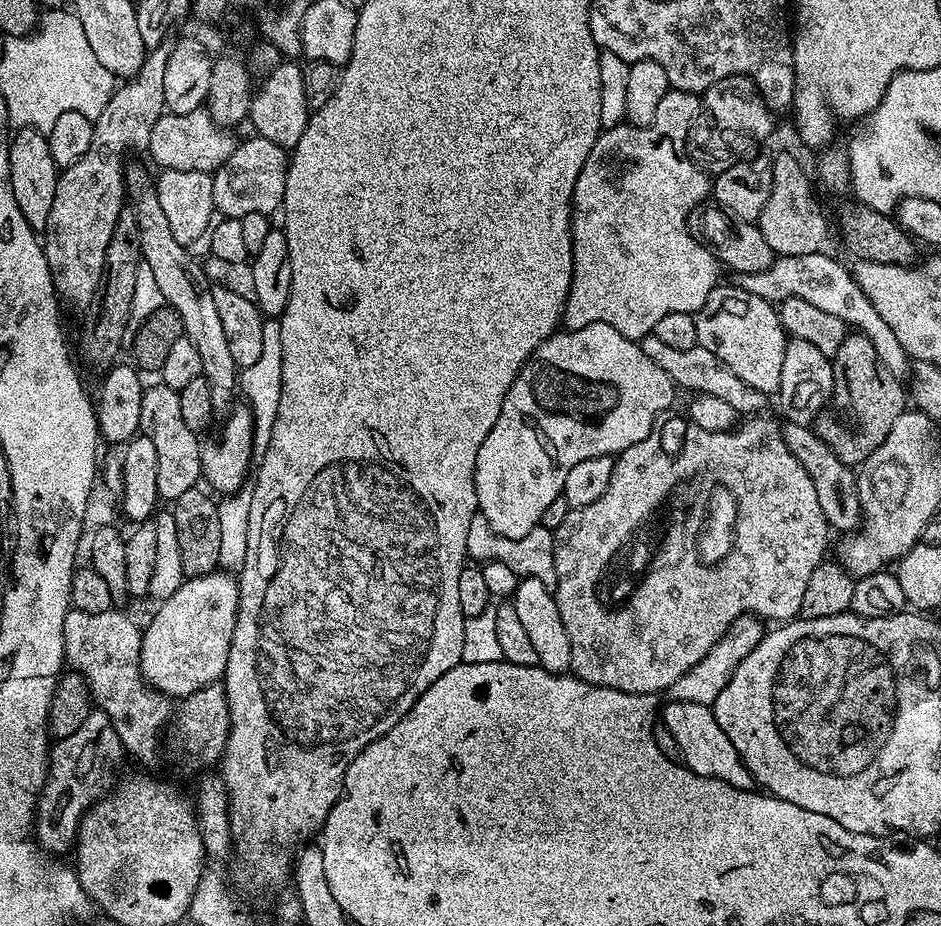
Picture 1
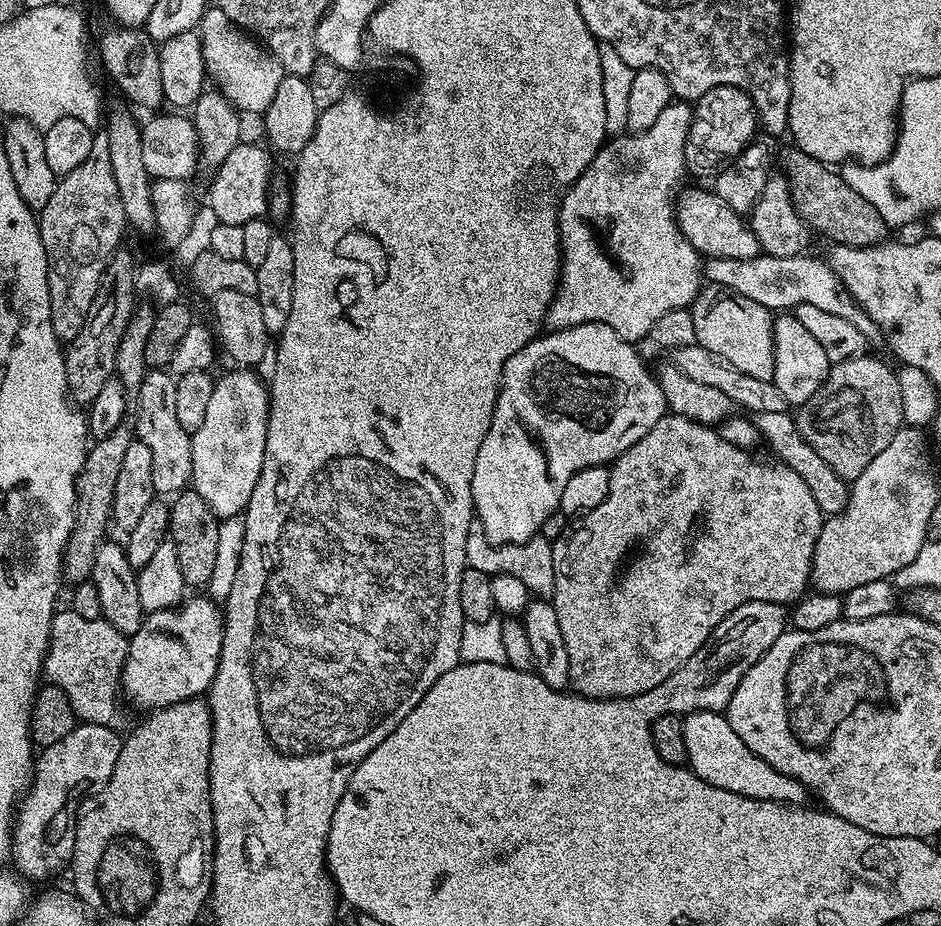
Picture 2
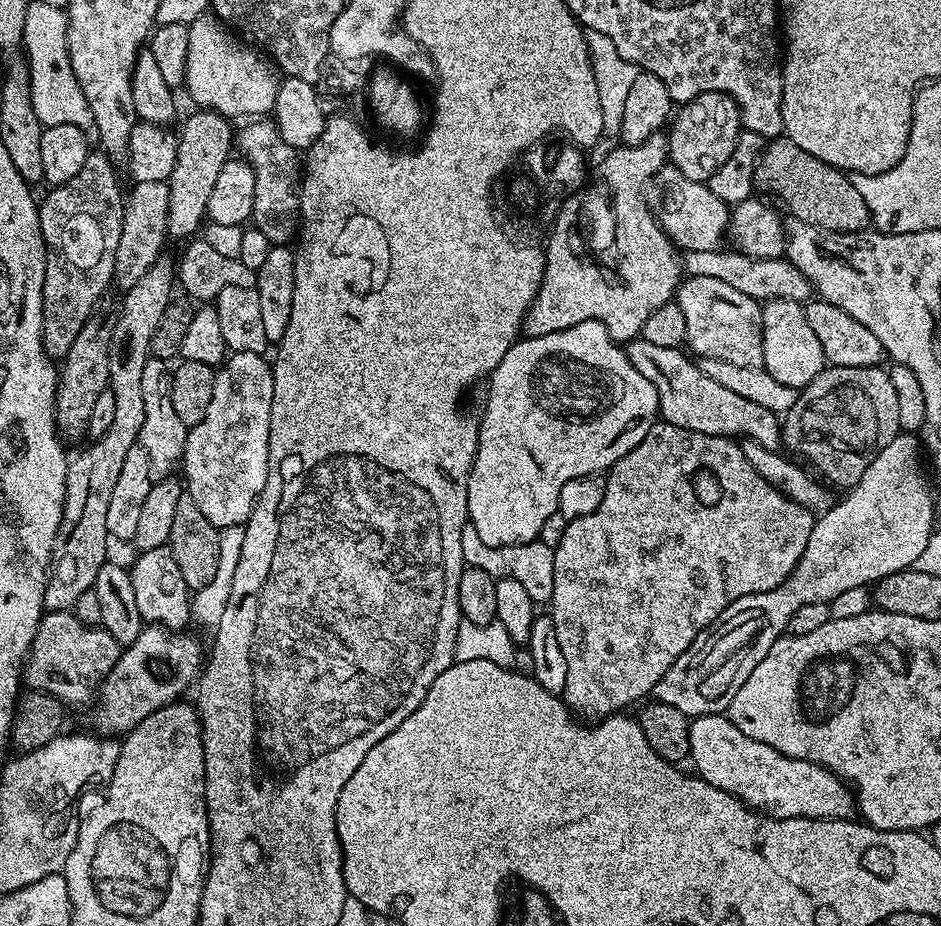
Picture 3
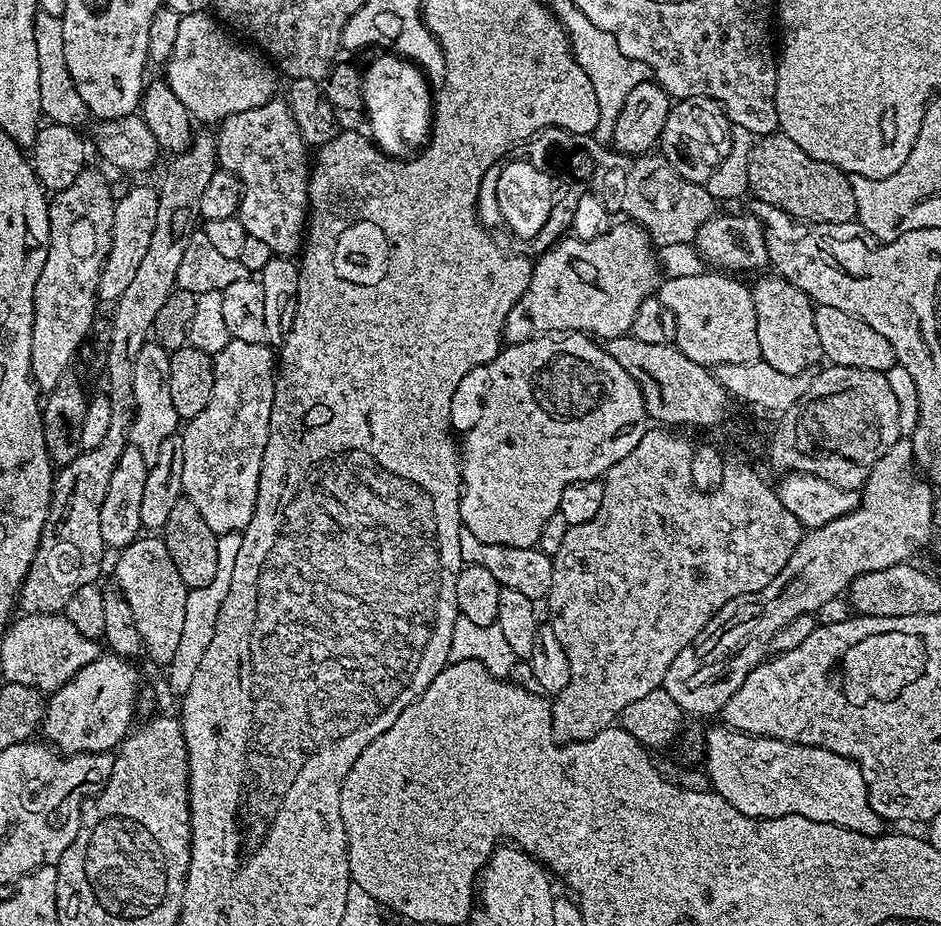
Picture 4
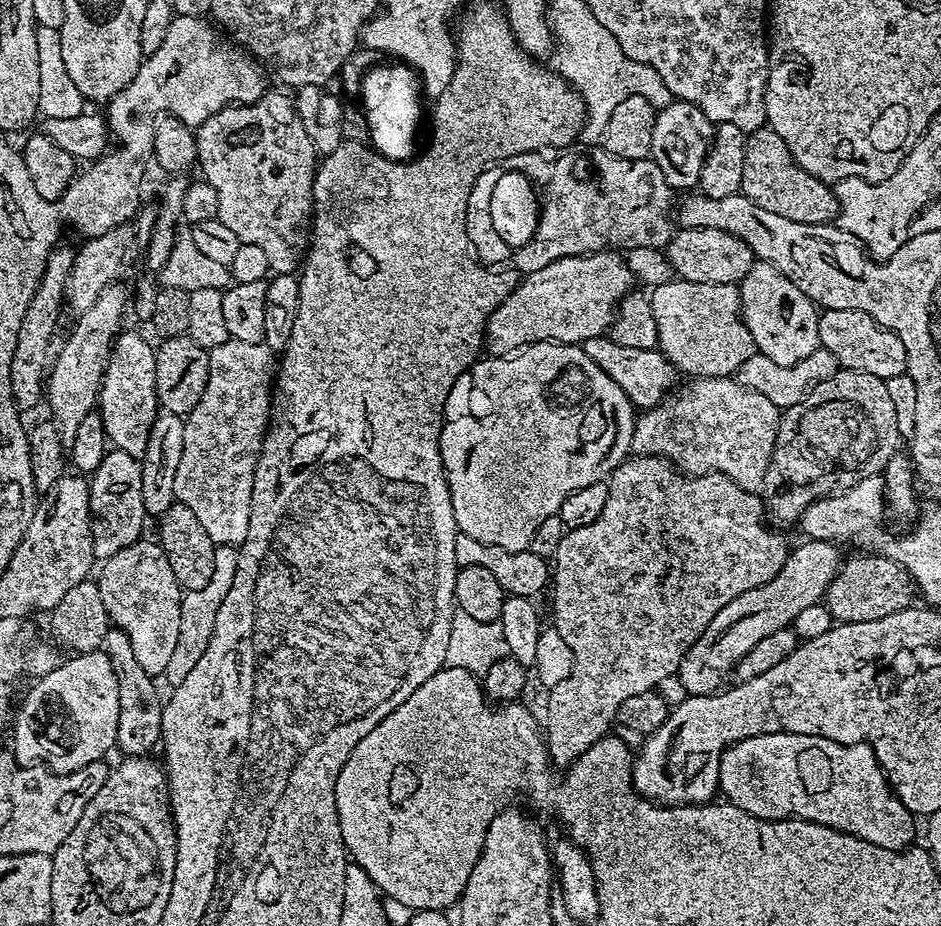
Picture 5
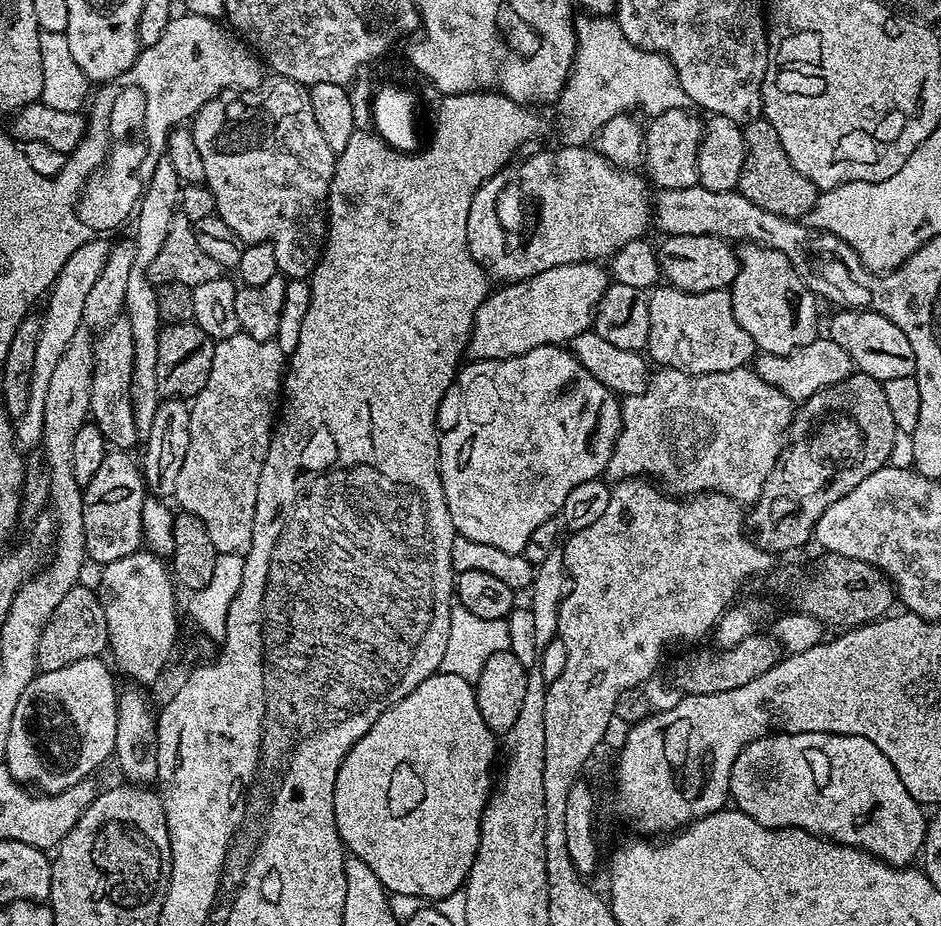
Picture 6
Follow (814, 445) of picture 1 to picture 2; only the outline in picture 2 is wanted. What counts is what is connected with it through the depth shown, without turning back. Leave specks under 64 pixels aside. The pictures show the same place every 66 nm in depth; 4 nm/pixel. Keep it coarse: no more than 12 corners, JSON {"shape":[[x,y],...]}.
{"shape":[[788,410],[754,419],[773,457],[806,482],[823,515],[840,515],[849,485],[802,438]]}

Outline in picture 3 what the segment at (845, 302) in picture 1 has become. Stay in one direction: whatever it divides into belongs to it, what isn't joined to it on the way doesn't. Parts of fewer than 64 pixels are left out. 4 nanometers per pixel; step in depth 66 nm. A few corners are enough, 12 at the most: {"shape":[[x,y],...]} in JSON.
{"shape":[[732,248],[683,255],[688,276],[719,278],[758,301],[803,303],[814,289],[786,258]]}

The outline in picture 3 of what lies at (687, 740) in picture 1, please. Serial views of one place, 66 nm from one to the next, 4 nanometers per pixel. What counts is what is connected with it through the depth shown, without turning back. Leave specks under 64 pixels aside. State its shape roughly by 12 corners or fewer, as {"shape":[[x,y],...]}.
{"shape":[[727,715],[689,726],[695,775],[785,820],[847,820],[836,773],[758,742]]}

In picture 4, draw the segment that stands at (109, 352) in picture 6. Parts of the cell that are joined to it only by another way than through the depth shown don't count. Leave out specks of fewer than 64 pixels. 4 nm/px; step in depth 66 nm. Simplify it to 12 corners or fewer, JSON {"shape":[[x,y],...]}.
{"shape":[[170,353],[136,355],[130,440],[151,465],[182,424],[170,398]]}

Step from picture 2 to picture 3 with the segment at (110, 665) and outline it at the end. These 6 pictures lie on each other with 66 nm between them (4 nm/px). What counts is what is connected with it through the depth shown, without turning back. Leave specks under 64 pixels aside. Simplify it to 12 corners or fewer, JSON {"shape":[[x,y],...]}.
{"shape":[[68,610],[45,611],[22,680],[91,705],[121,644]]}

